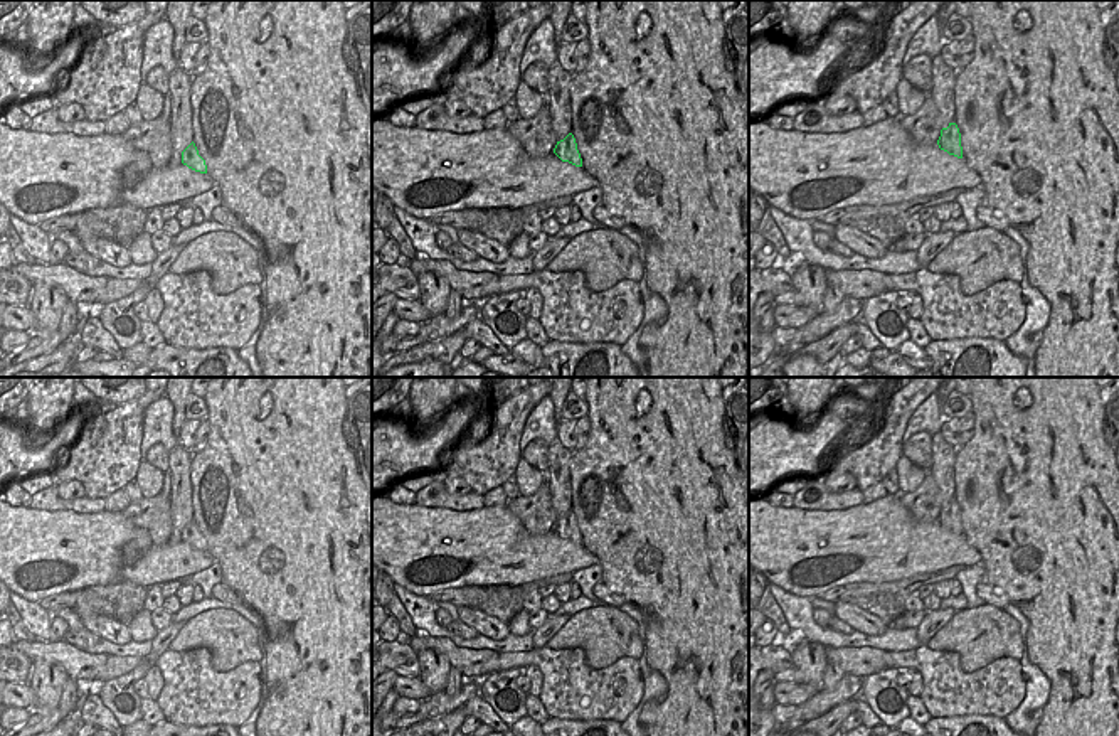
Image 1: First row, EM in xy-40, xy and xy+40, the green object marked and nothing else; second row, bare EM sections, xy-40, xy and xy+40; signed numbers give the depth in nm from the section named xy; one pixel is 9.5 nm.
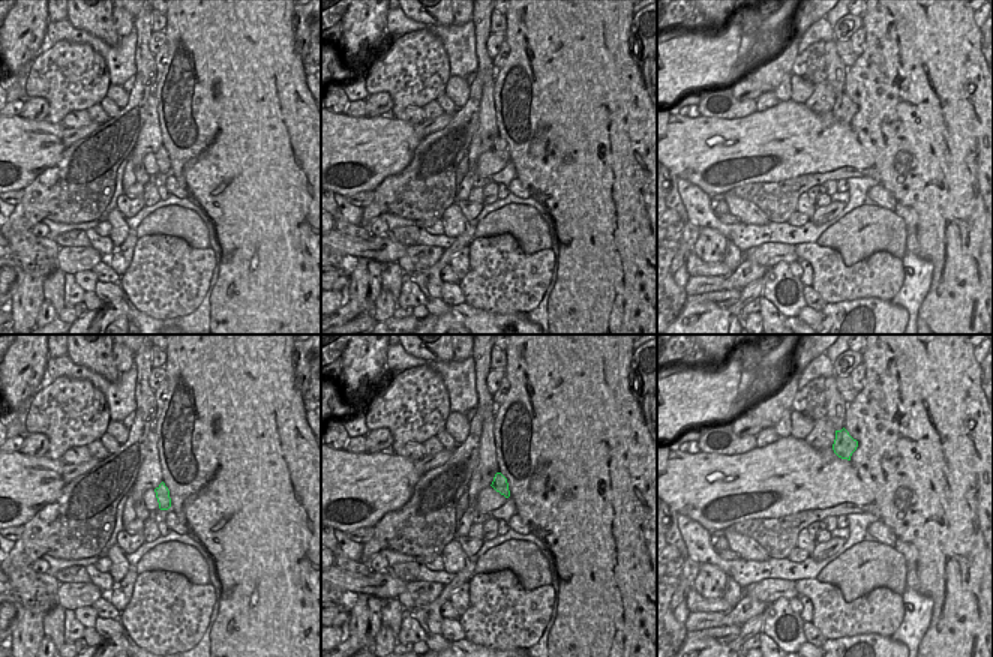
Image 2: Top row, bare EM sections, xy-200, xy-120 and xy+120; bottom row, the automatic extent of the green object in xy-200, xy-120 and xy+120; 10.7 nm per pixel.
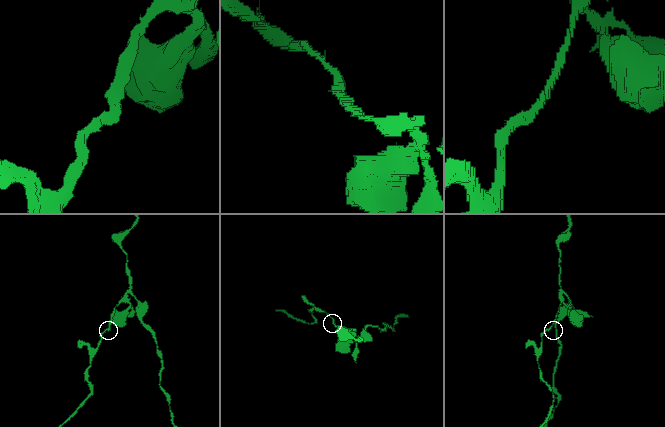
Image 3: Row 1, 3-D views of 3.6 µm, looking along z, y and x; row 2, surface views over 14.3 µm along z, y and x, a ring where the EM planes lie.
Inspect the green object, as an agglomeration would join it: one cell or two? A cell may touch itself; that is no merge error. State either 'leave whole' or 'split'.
split

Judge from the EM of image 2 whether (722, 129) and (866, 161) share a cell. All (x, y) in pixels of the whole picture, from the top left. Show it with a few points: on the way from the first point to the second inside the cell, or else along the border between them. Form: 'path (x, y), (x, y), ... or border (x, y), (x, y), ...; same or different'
path (758, 144), (830, 144); same

